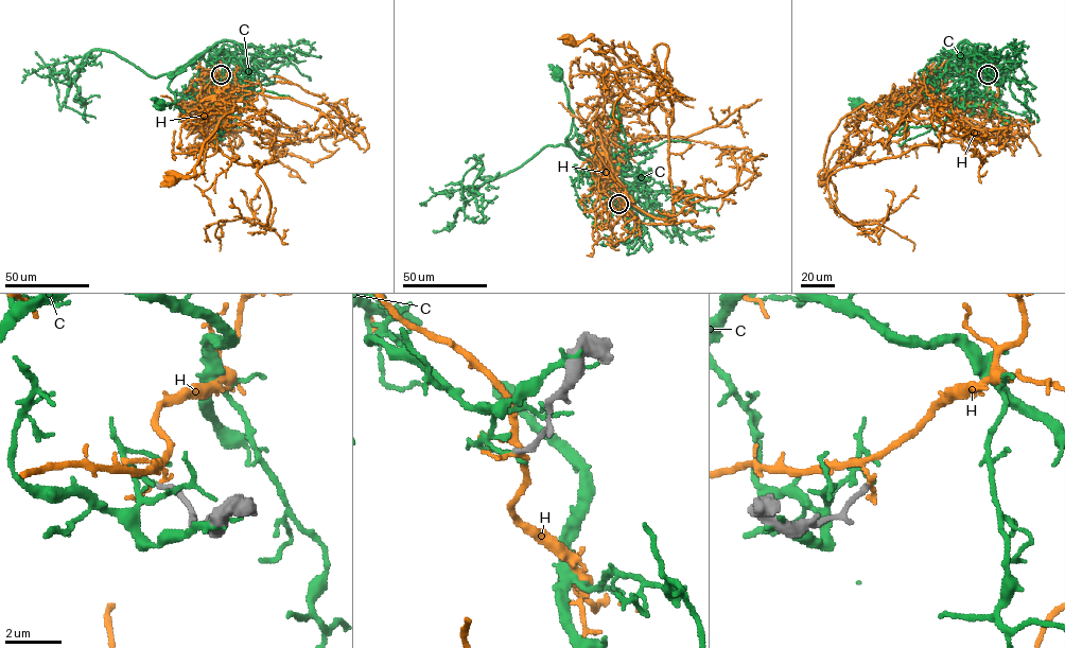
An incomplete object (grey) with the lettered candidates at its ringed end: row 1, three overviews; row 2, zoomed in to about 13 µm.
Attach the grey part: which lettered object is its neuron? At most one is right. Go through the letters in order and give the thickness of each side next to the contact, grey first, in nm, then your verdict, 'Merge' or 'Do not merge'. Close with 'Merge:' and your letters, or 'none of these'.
C: Thickness 200 nm (grey) against 150 nm. Do not merge
H: Thickness 200 nm (grey) against 120 nm. Do not merge
Merge: none of these

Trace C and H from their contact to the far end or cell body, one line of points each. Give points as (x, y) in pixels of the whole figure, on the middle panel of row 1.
C: (620, 204), (607, 195), (592, 168), (566, 141), (573, 112), (565, 84), (557, 73)
H: (620, 204), (610, 193), (607, 168), (621, 126), (620, 98), (630, 88), (631, 75), (592, 34), (570, 39)

